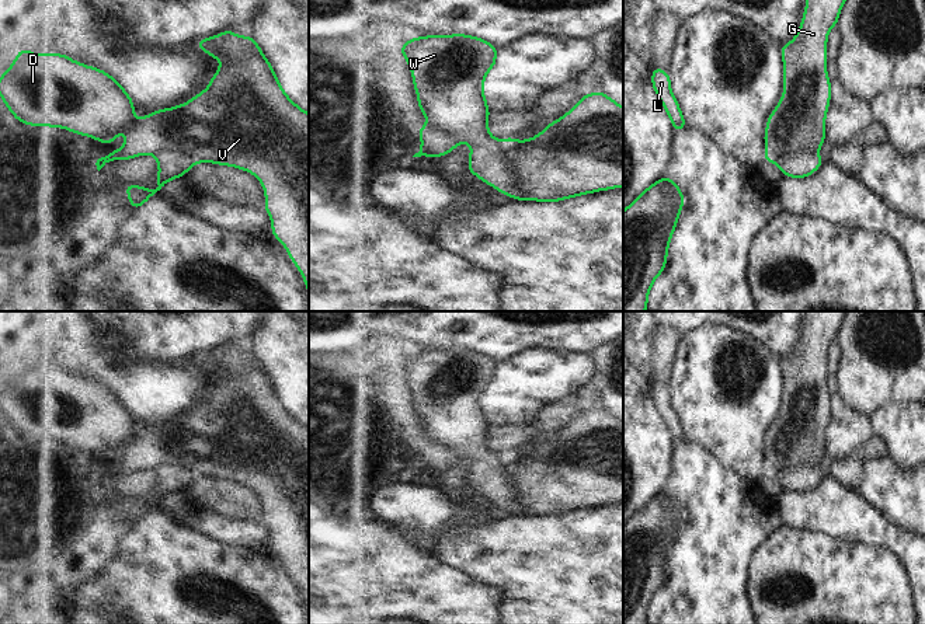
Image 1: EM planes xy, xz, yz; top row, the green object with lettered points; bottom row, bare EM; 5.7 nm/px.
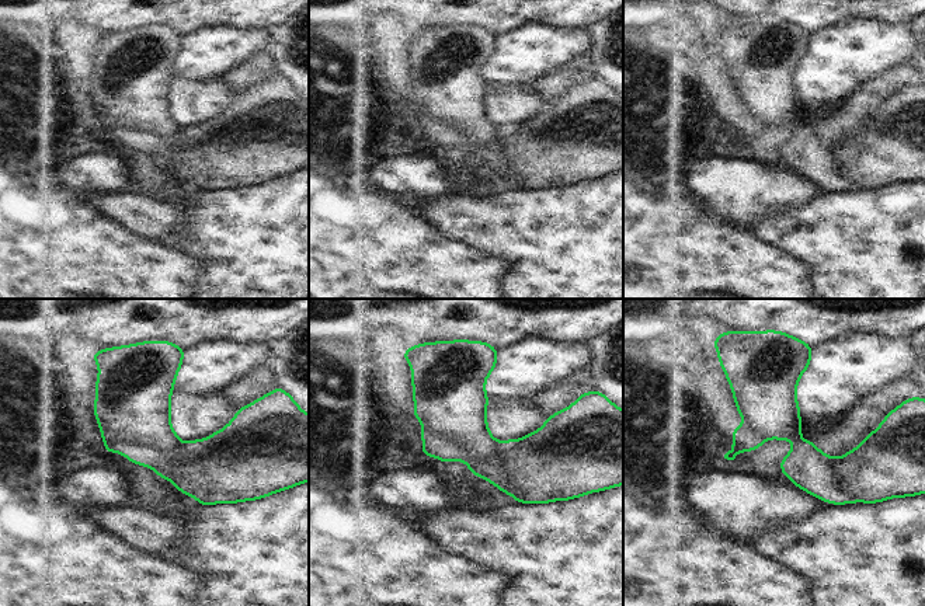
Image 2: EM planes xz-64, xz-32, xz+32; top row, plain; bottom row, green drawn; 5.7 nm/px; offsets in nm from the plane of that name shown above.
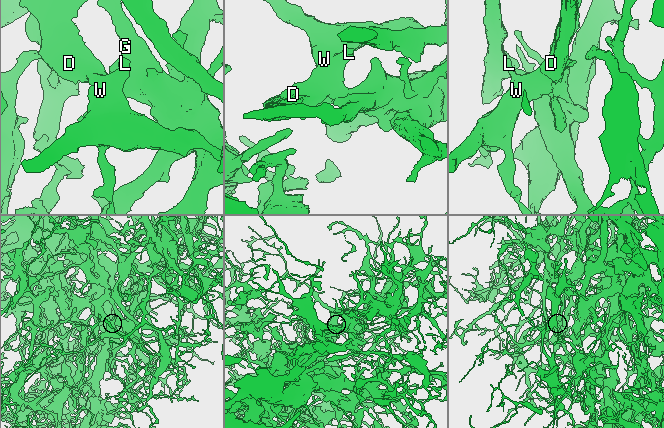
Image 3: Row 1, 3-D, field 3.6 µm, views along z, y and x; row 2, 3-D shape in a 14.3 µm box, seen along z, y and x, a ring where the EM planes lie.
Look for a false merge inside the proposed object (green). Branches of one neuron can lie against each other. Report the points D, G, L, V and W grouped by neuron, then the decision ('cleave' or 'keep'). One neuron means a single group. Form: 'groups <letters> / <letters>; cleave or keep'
groups D L W / G V; cleave

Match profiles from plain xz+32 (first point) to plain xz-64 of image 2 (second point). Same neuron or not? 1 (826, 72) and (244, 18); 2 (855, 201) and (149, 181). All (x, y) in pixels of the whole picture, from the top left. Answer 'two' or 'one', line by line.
1: two
2: two

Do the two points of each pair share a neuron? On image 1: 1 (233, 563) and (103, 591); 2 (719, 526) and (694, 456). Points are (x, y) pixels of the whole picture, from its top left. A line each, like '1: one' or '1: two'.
1: one
2: one

